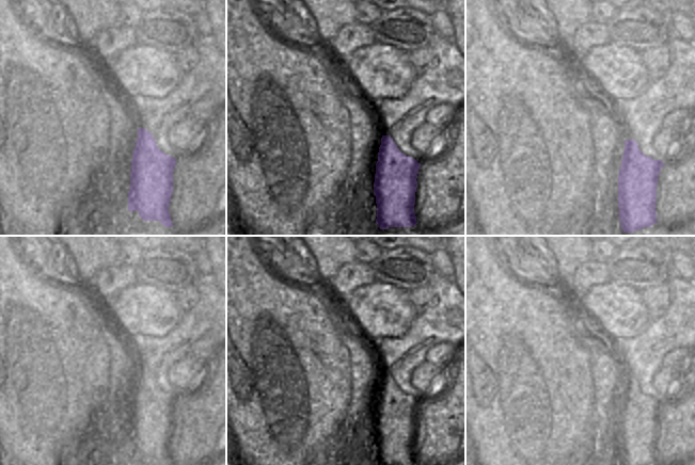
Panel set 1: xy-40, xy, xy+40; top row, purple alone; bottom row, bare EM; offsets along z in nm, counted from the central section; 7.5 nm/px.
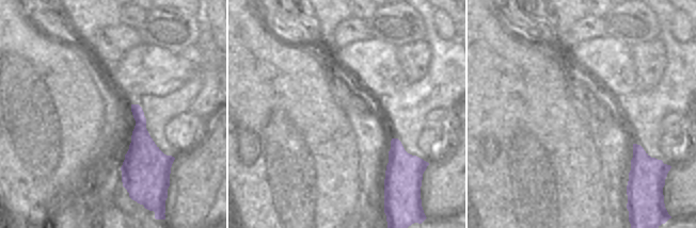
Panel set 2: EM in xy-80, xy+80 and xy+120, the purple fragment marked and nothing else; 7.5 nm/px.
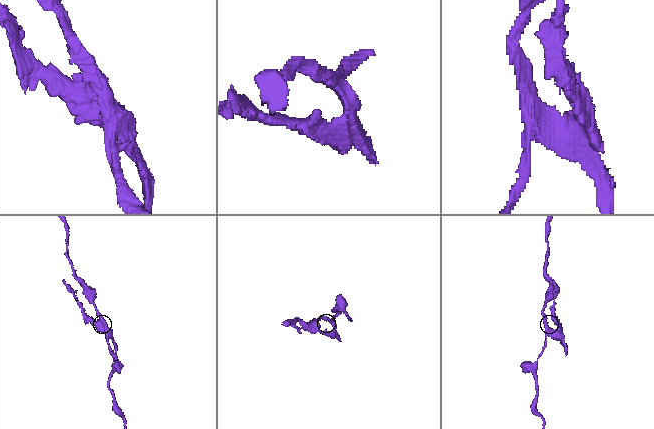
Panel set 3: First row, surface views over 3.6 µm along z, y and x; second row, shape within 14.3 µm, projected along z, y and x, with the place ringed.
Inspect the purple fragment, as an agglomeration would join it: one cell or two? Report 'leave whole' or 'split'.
split

